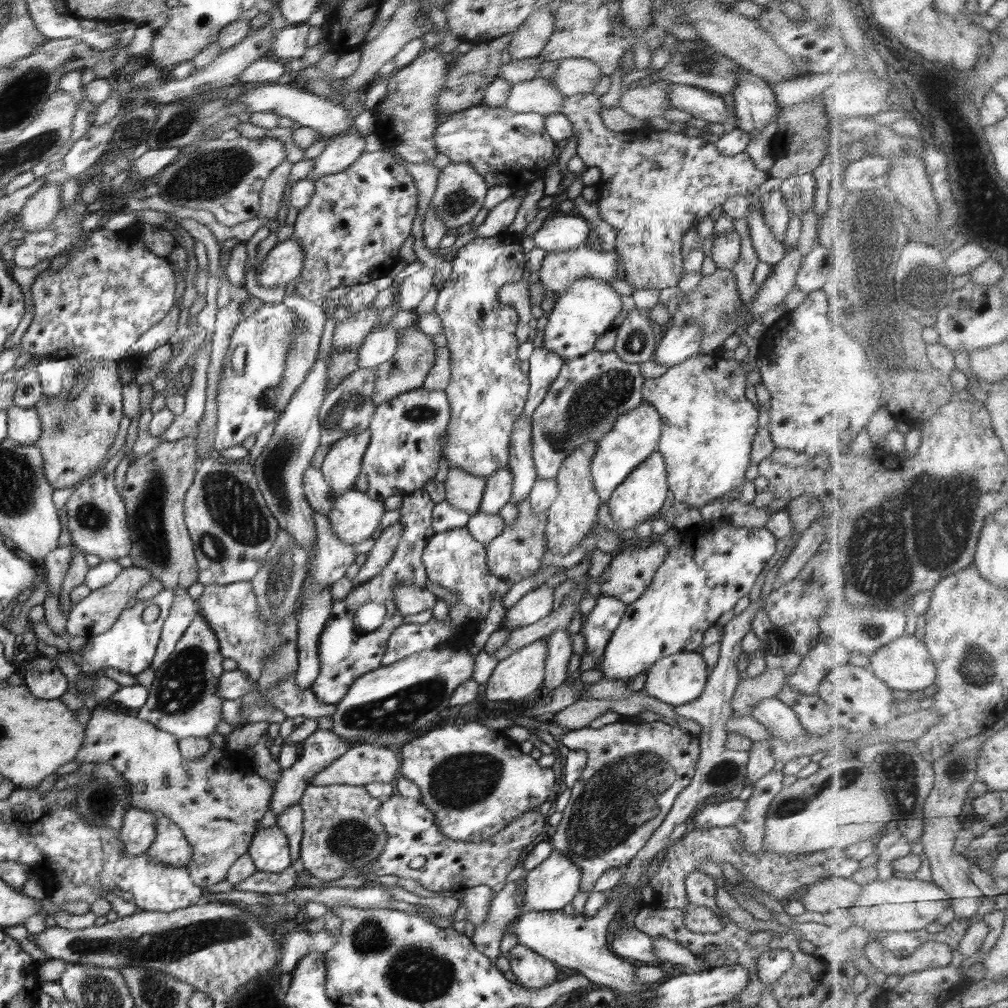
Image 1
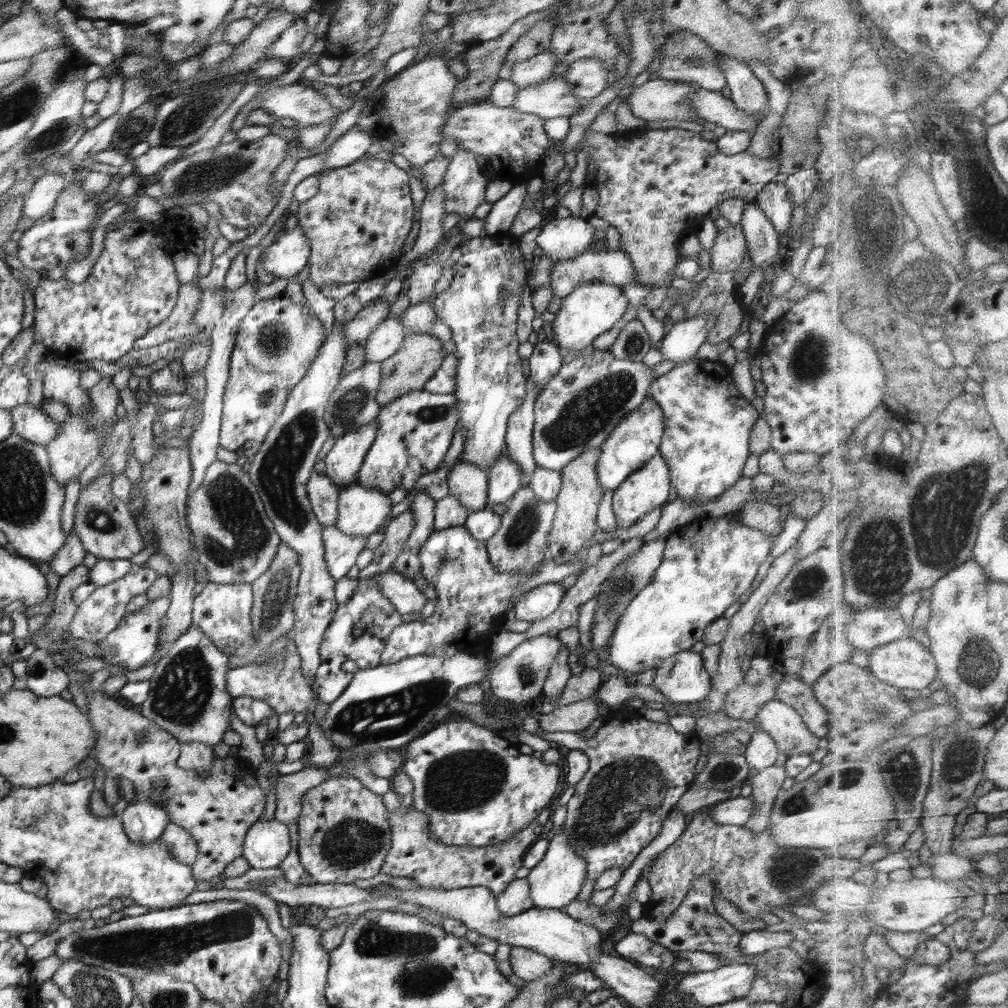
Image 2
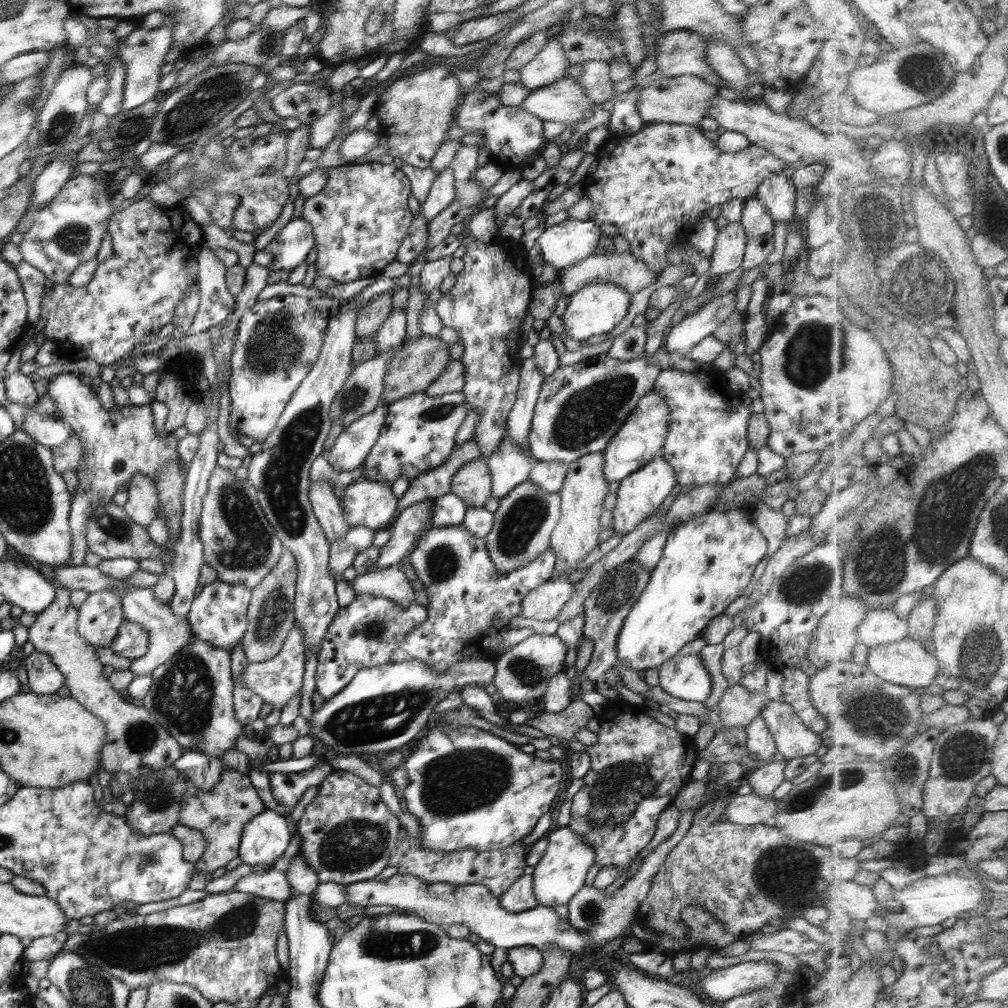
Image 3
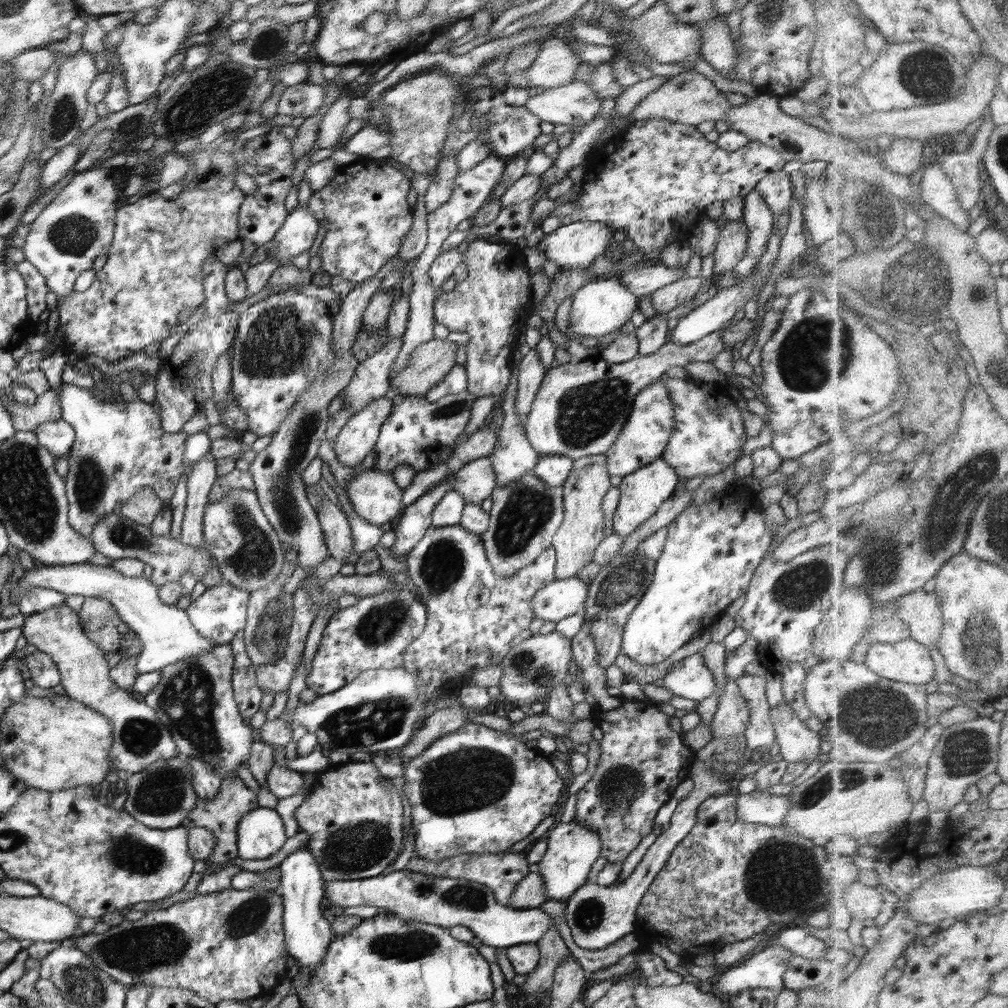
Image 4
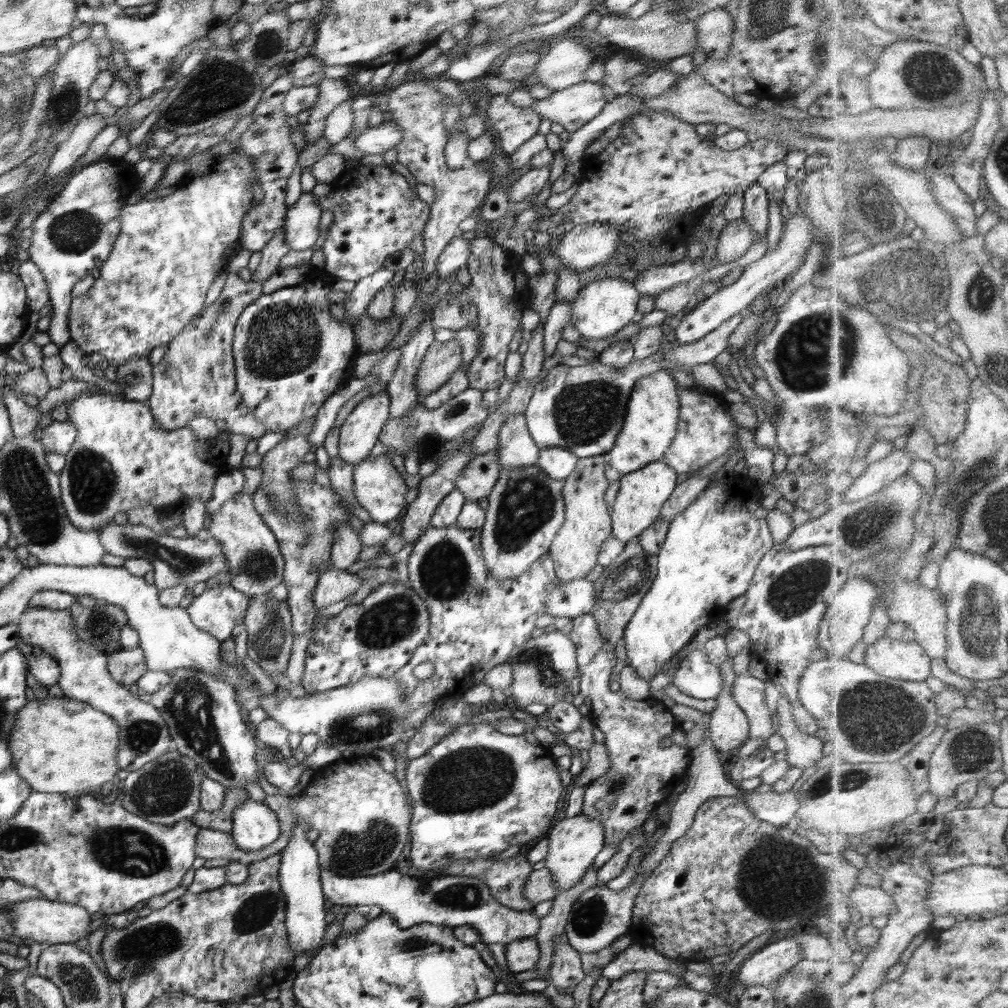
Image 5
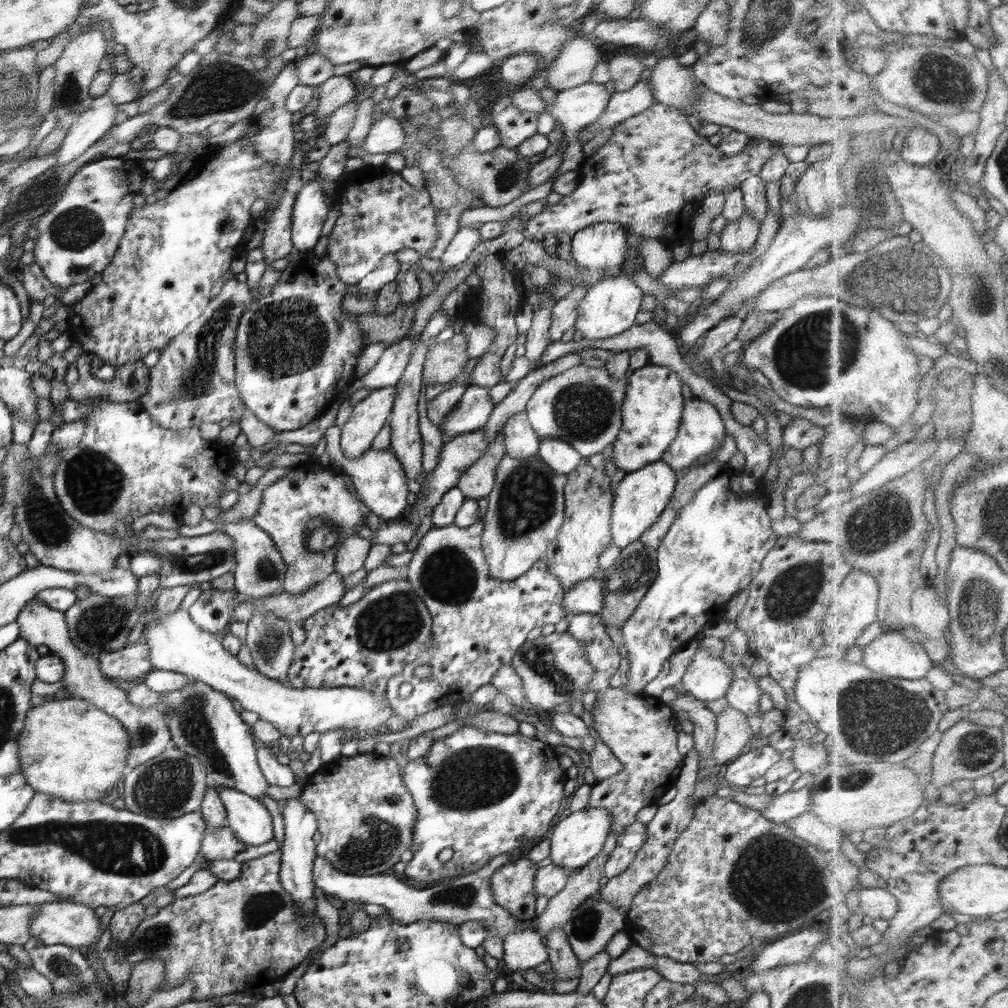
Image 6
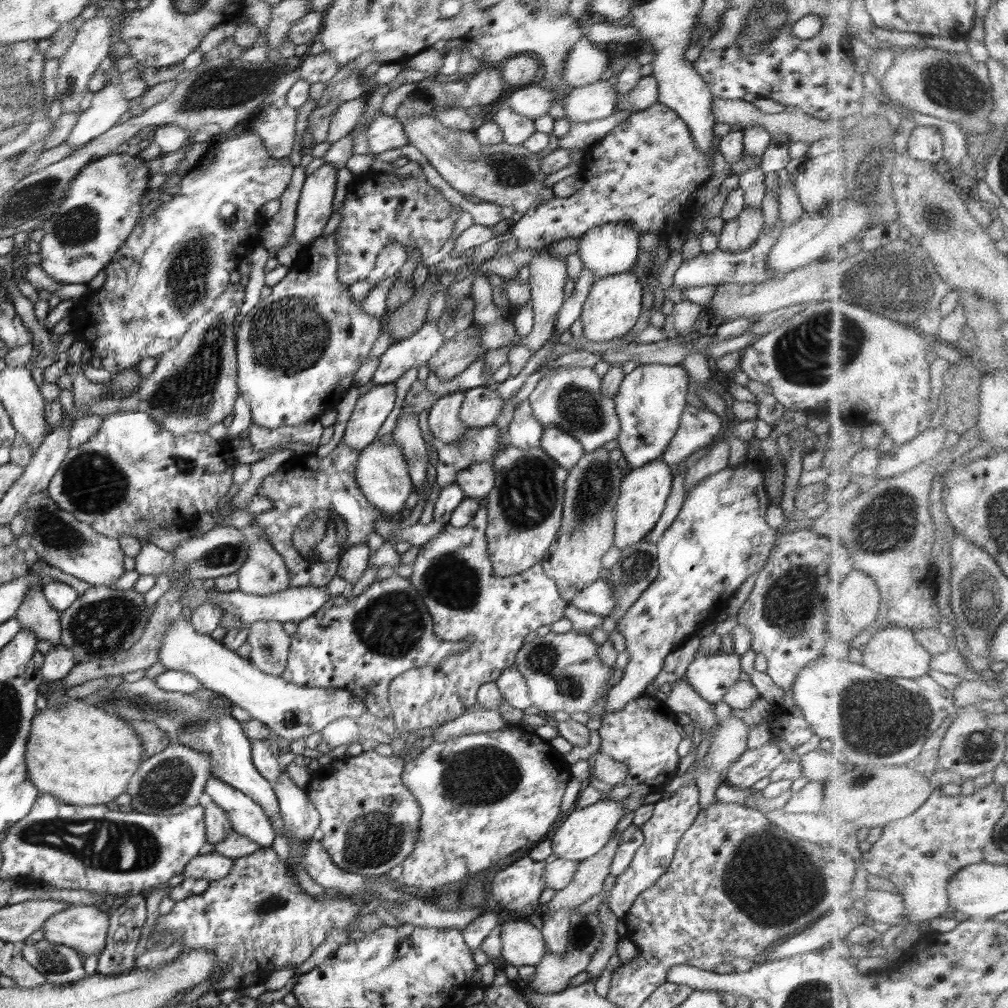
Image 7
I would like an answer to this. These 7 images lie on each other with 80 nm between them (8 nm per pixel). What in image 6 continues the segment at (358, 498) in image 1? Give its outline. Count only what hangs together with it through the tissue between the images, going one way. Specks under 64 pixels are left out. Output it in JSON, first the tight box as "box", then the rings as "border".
{"box":[324,424,409,522],"border":[[[334,424],[328,426],[324,436],[327,440],[325,452],[329,455],[331,461],[349,476],[358,498],[366,504],[368,510],[388,522],[402,520],[409,509],[407,502],[409,479],[404,474],[404,470],[394,456],[392,449],[377,450],[372,448],[366,454],[362,454],[354,460],[349,460],[341,453],[341,430],[337,426]]]}

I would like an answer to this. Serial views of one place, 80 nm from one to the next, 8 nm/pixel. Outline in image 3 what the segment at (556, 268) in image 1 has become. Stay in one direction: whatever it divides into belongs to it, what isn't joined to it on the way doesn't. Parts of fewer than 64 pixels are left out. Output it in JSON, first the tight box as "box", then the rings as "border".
{"box":[556,252,660,296],"border":[[[630,252],[611,253],[608,255],[588,256],[588,259],[578,262],[566,269],[558,269],[558,277],[556,280],[561,282],[563,296],[570,296],[577,289],[584,288],[584,285],[590,283],[614,283],[620,286],[626,292],[634,293],[644,290],[648,286],[652,286],[660,276],[656,272],[652,272],[645,262],[638,260]]]}

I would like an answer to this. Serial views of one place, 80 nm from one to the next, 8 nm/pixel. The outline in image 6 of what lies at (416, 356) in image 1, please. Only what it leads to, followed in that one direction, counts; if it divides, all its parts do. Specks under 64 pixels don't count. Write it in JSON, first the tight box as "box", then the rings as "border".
{"box":[423,333,470,384],"border":[[[455,333],[449,340],[433,342],[425,354],[423,379],[429,384],[448,384],[452,382],[466,364],[470,356],[466,352],[467,339],[464,333]]]}

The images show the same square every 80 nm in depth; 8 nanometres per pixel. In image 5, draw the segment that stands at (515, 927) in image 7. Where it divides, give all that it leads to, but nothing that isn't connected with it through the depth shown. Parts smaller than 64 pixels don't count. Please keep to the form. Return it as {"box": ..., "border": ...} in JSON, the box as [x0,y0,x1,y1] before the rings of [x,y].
{"box":[505,937,540,974],"border":[[[524,937],[512,940],[505,945],[508,971],[512,974],[522,973],[536,968],[540,961],[540,948],[536,937]]]}

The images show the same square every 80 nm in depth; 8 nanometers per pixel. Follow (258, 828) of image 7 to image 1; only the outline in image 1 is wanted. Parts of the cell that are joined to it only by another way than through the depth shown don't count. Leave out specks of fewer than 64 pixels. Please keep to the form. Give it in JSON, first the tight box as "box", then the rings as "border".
{"box":[247,825,291,872],"border":[[[278,825],[259,828],[247,848],[257,870],[280,872],[291,866],[291,854],[286,833]]]}

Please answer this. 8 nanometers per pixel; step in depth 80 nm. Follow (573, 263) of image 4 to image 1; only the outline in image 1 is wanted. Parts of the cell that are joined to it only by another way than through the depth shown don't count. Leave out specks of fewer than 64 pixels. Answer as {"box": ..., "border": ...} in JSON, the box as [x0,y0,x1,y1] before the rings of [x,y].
{"box":[533,213,590,252],"border":[[[566,213],[545,220],[533,235],[535,251],[566,252],[587,244],[590,225],[580,215]]]}

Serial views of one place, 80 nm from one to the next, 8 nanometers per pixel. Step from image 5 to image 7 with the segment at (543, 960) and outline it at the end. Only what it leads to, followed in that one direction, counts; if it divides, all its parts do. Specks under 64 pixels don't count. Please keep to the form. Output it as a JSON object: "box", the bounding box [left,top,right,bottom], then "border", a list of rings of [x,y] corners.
{"box":[545,834,619,917],"border":[[[614,834],[602,850],[578,863],[572,882],[566,888],[557,890],[548,902],[549,911],[545,917],[562,907],[570,909],[572,914],[577,906],[602,892],[604,881],[610,875],[612,859],[618,850],[619,835]]]}

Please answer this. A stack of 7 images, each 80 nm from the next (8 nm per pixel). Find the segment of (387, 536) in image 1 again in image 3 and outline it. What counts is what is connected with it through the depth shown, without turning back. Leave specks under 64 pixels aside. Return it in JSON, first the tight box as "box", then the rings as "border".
{"box":[374,499,434,568],"border":[[[428,499],[428,502],[418,502],[399,511],[394,522],[388,526],[392,536],[388,544],[380,547],[380,556],[374,568],[397,566],[413,550],[412,545],[422,535],[428,521],[428,512],[433,509],[434,502],[434,499]]]}

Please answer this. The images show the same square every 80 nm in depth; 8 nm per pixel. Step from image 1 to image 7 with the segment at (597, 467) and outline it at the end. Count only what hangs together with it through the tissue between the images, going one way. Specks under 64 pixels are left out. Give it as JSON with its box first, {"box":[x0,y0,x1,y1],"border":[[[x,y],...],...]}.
{"box":[614,364,691,469],"border":[[[646,364],[636,366],[629,374],[624,375],[618,392],[614,394],[615,411],[620,423],[620,434],[617,439],[622,456],[632,469],[642,468],[664,455],[672,437],[679,429],[682,411],[687,405],[686,392],[688,392],[689,383],[691,383],[691,379],[688,371],[680,365]]]}

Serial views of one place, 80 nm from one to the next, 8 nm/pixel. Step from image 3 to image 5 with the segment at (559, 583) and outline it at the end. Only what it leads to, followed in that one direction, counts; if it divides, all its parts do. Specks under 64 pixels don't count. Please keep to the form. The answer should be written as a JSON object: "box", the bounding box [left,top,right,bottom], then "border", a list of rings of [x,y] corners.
{"box":[546,579,596,618],"border":[[[578,579],[561,583],[546,599],[546,613],[556,618],[576,618],[588,614],[596,605],[595,582]]]}

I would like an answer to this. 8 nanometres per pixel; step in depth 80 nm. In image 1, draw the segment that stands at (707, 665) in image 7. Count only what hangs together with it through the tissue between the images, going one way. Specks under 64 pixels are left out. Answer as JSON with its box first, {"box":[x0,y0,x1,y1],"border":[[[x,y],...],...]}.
{"box":[643,652,709,706],"border":[[[675,652],[657,660],[648,670],[648,678],[643,689],[646,695],[653,696],[666,704],[678,706],[696,700],[705,689],[709,670],[700,653]]]}

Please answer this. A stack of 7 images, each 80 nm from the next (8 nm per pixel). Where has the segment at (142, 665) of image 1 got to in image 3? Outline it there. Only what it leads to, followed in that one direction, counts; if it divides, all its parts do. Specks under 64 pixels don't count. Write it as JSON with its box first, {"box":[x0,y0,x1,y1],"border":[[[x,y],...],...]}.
{"box":[109,620,148,661],"border":[[[125,620],[109,648],[132,661],[138,660],[148,650],[148,633],[139,624]]]}

